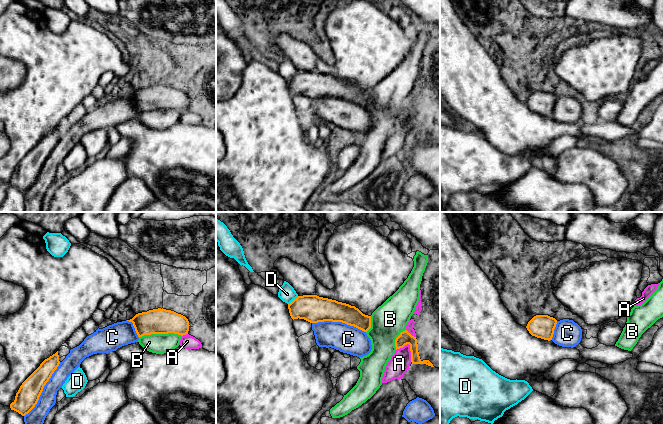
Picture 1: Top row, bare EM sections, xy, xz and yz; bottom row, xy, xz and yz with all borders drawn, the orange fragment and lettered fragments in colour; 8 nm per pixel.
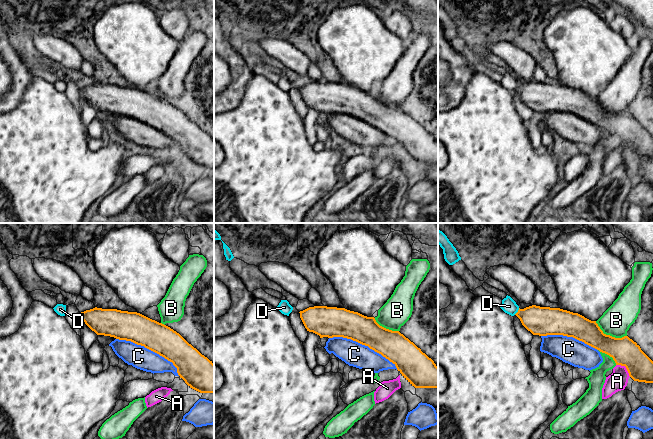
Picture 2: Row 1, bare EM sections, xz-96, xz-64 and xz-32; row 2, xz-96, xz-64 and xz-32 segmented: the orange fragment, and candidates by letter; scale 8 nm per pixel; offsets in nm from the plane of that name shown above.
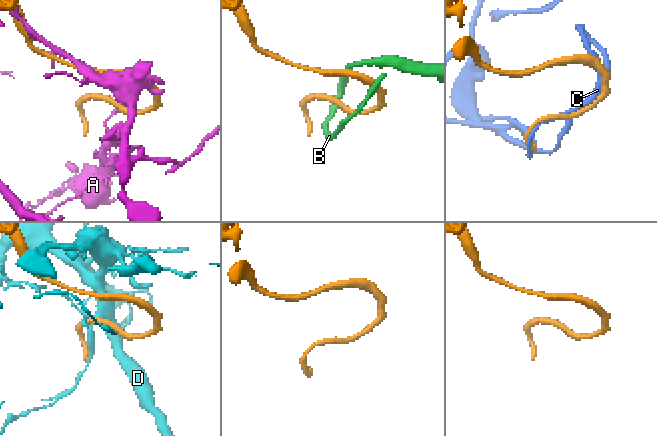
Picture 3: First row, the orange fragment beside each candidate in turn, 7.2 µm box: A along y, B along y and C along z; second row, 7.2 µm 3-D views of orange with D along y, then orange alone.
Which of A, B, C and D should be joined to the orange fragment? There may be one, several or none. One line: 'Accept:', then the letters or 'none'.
Accept: C

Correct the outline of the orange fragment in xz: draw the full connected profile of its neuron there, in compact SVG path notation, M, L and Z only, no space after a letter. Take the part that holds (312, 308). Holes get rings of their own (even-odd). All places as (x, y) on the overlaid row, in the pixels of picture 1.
M303 295L288 304L288 309L293 320L304 319L312 324L319 347L331 347L359 358L371 352L371 340L366 334L371 328L371 316L363 314L355 306L317 295Z

